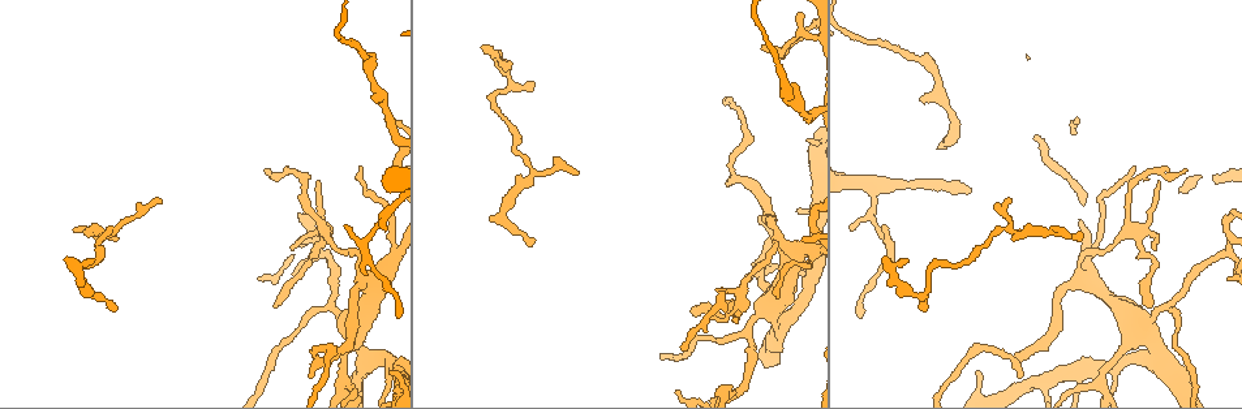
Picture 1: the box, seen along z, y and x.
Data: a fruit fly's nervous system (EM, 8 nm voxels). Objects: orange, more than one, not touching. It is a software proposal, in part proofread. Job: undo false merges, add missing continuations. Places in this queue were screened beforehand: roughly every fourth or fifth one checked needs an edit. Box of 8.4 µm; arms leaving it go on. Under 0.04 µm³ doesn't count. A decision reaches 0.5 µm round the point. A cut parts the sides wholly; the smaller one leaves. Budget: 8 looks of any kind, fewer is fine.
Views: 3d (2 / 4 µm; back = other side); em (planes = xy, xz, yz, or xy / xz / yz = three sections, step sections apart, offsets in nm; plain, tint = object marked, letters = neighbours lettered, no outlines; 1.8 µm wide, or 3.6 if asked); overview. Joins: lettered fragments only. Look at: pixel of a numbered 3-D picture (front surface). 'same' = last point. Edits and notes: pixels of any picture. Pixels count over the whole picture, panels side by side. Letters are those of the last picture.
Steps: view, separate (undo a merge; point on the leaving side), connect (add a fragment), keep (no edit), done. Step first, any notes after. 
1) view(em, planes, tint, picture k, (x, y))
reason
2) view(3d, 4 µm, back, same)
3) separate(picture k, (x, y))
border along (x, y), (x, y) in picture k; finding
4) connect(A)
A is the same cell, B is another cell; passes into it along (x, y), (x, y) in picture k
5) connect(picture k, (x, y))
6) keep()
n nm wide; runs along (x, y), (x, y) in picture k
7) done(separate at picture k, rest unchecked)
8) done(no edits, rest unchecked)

view(3d, 4 µm, back, picture 1, (761, 259))

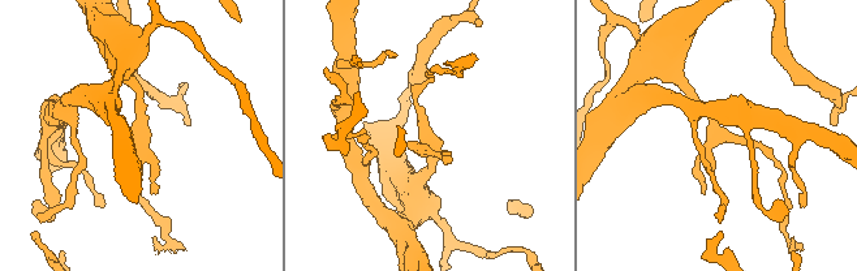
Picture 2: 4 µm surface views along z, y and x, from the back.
view(em, 3.6 µm, planes, tint, picture 2, (717, 133))
now the EM

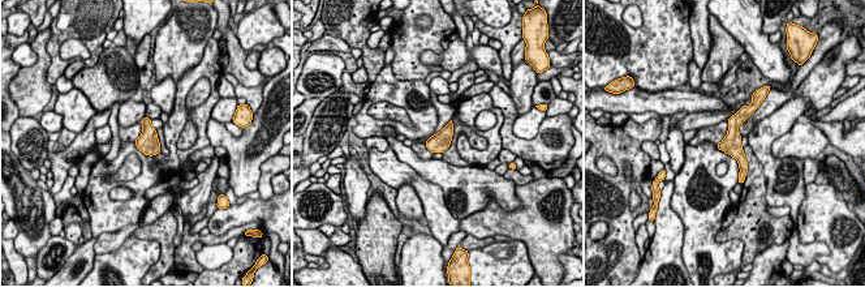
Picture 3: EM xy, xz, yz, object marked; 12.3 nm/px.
view(em, 3.6 µm, planes, letters, same)
see the neighbours

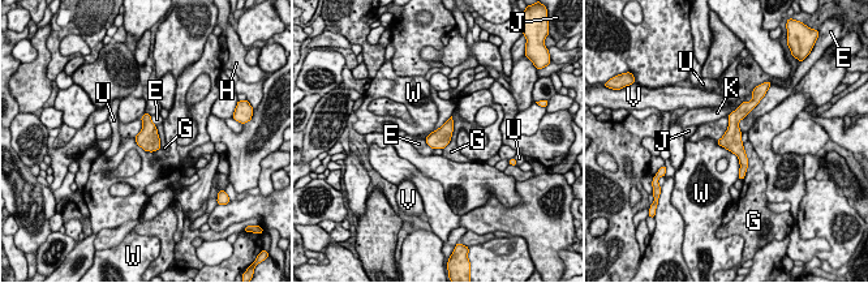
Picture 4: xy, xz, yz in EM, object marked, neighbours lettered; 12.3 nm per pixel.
keep()
E, G, H, J, K, U, V and W are other cells; border along (716, 141), (738, 158), (739, 178) in picture 4; one neuron here

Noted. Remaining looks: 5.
view(em, planes, letters, picture 1, (364, 280))
sudden change in width

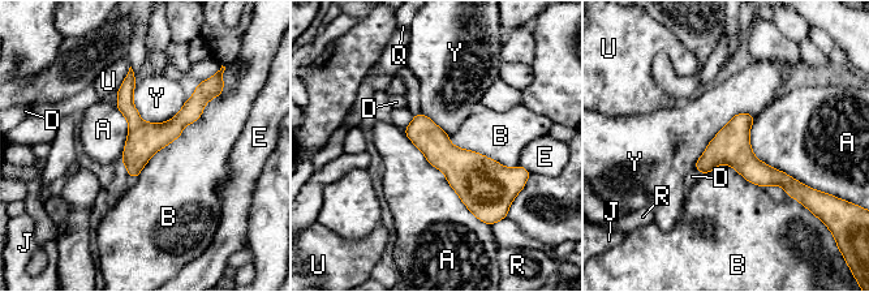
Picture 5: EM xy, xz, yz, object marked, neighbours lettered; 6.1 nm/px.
keep()
200 nm wide; A, B, D, E, J, Q, R, U and Y are other cells; runs along (205, 97), (134, 160), (132, 172) in picture 5; all the same neuron

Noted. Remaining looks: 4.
view(em, 3.6 µm, planes, letters, picture 1, (66, 256))

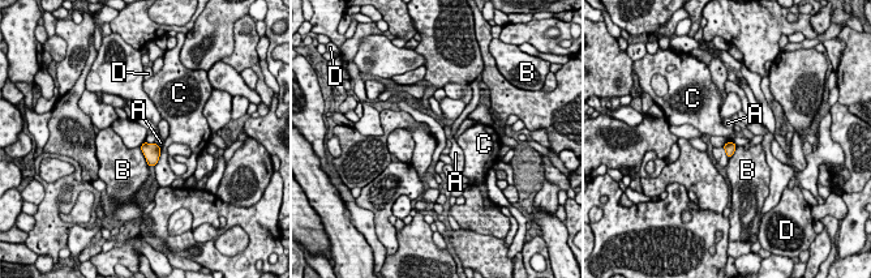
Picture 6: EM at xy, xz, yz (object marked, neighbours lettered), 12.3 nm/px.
keep()
130 nm wide; A, B, C and D are other cells; no lettered fragment goes on from it

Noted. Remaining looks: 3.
done(no edits, rest unchecked)

